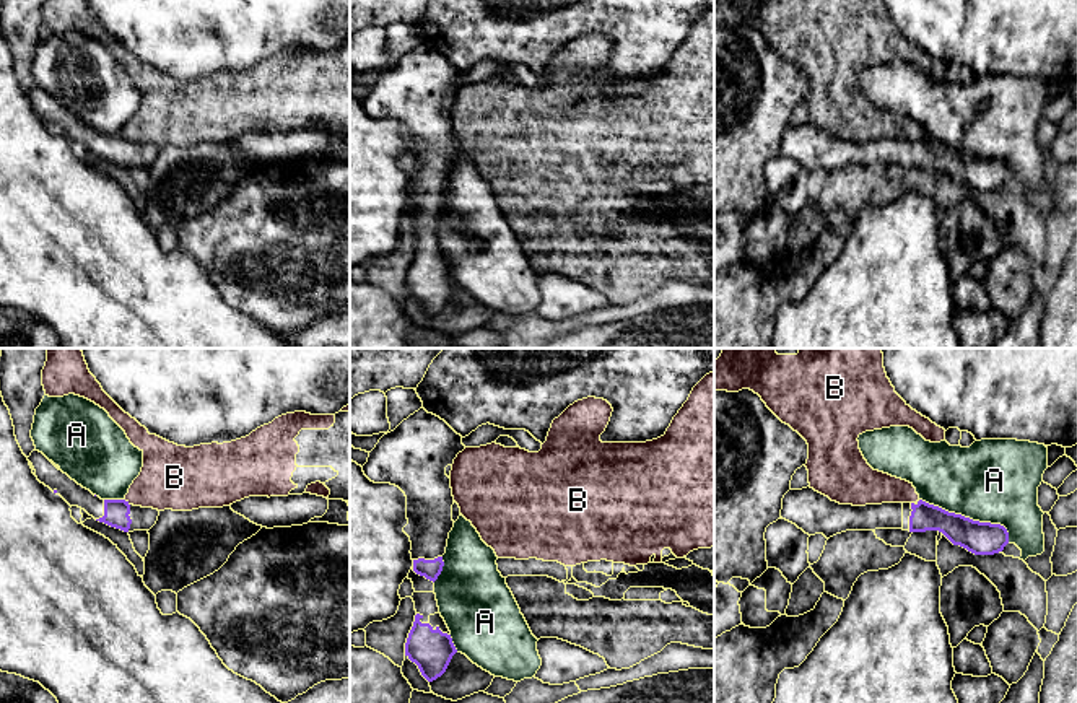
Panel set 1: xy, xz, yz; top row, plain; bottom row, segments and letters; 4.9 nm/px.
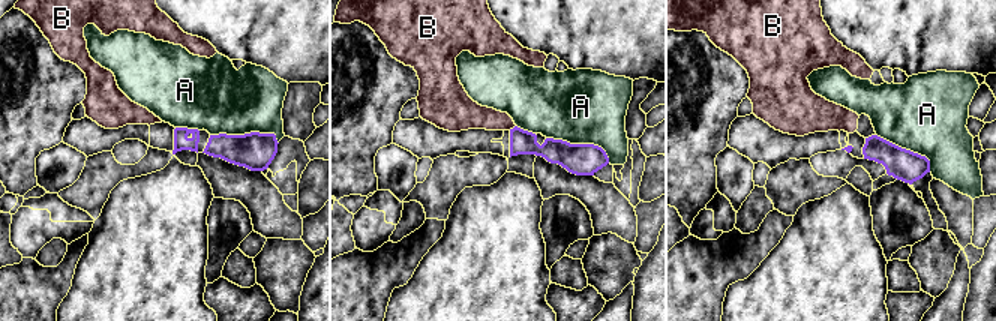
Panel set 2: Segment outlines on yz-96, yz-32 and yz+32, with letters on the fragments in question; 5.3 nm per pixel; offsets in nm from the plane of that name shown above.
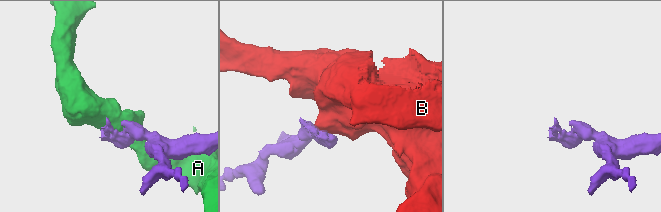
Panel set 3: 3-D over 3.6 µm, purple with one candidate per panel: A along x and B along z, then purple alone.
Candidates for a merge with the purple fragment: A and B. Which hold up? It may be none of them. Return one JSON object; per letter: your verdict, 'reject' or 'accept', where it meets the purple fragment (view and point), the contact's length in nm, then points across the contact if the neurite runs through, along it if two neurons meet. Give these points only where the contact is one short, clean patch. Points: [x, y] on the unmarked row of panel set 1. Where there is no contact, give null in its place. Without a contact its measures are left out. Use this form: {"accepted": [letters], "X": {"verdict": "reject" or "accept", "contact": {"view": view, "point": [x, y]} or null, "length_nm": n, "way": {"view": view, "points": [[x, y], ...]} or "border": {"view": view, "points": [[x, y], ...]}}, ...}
{"accepted": ["B"], "A": {"verdict": "reject", "contact": {"view": "yz", "point": [968, 153]}, "length_nm": 500}, "B": {"verdict": "accept", "contact": {"view": "xy", "point": [127, 139]}, "length_nm": 40, "way": {"view": "xy", "points": [[116, 147], [127, 139], [171, 114]]}}}

